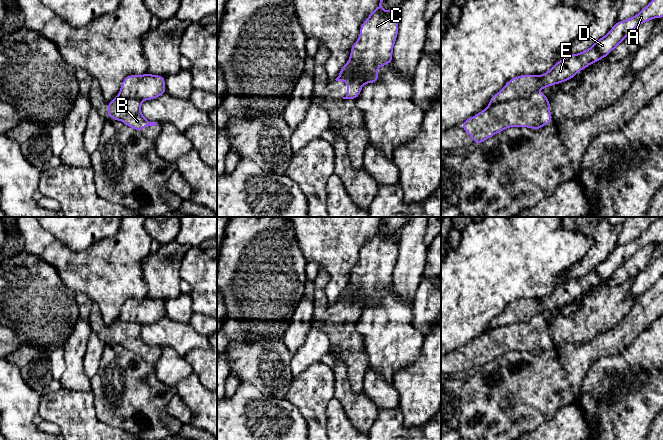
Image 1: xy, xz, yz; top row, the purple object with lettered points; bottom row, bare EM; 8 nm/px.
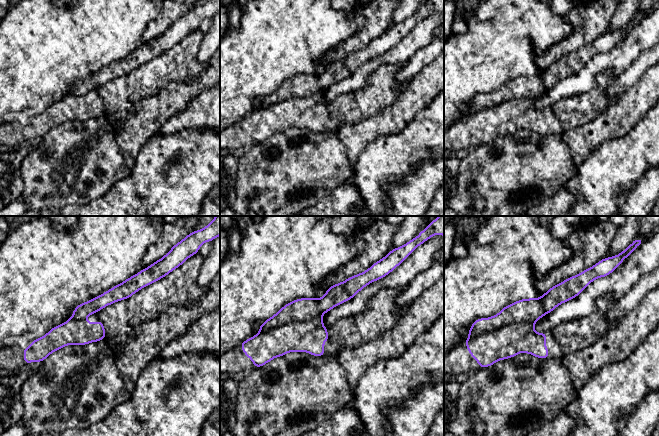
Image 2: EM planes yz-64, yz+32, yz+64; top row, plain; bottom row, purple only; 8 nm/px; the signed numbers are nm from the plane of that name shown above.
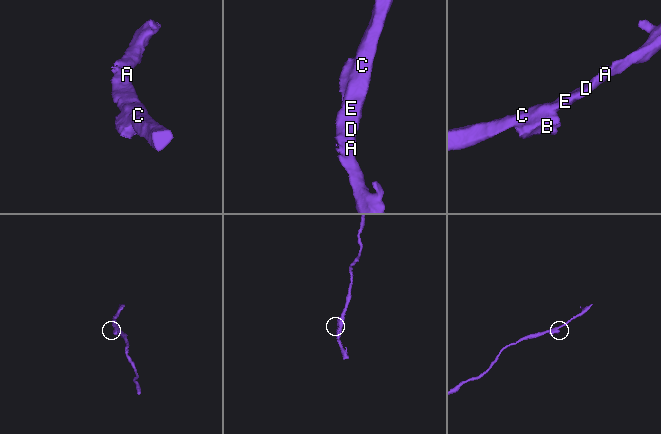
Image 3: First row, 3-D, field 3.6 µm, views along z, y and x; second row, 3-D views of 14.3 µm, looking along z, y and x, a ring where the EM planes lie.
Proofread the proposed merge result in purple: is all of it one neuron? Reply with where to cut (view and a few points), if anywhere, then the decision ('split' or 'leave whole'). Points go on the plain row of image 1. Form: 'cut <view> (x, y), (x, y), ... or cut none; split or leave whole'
cut yz (535, 316), (528, 321), (515, 321), (492, 327), (488, 330); split

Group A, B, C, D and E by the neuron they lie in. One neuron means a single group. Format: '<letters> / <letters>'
A C D E / B

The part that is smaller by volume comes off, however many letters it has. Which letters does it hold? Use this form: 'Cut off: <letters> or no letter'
Cut off: B

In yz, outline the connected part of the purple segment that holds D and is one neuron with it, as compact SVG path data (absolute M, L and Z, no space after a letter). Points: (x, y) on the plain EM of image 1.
M663 217L656 220L637 239L618 245L605 260L584 276L561 283L543 299L520 299L509 304L492 320L488 330L515 322L529 322L540 313L572 303L584 292L610 278L637 250L660 241L663 242Z

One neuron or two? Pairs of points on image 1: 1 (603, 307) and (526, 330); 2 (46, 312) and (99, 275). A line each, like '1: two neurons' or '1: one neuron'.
1: one neuron
2: two neurons

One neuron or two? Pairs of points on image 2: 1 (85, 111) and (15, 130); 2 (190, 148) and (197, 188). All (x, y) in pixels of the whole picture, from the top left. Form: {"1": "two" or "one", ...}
{"1": "one", "2": "one"}

